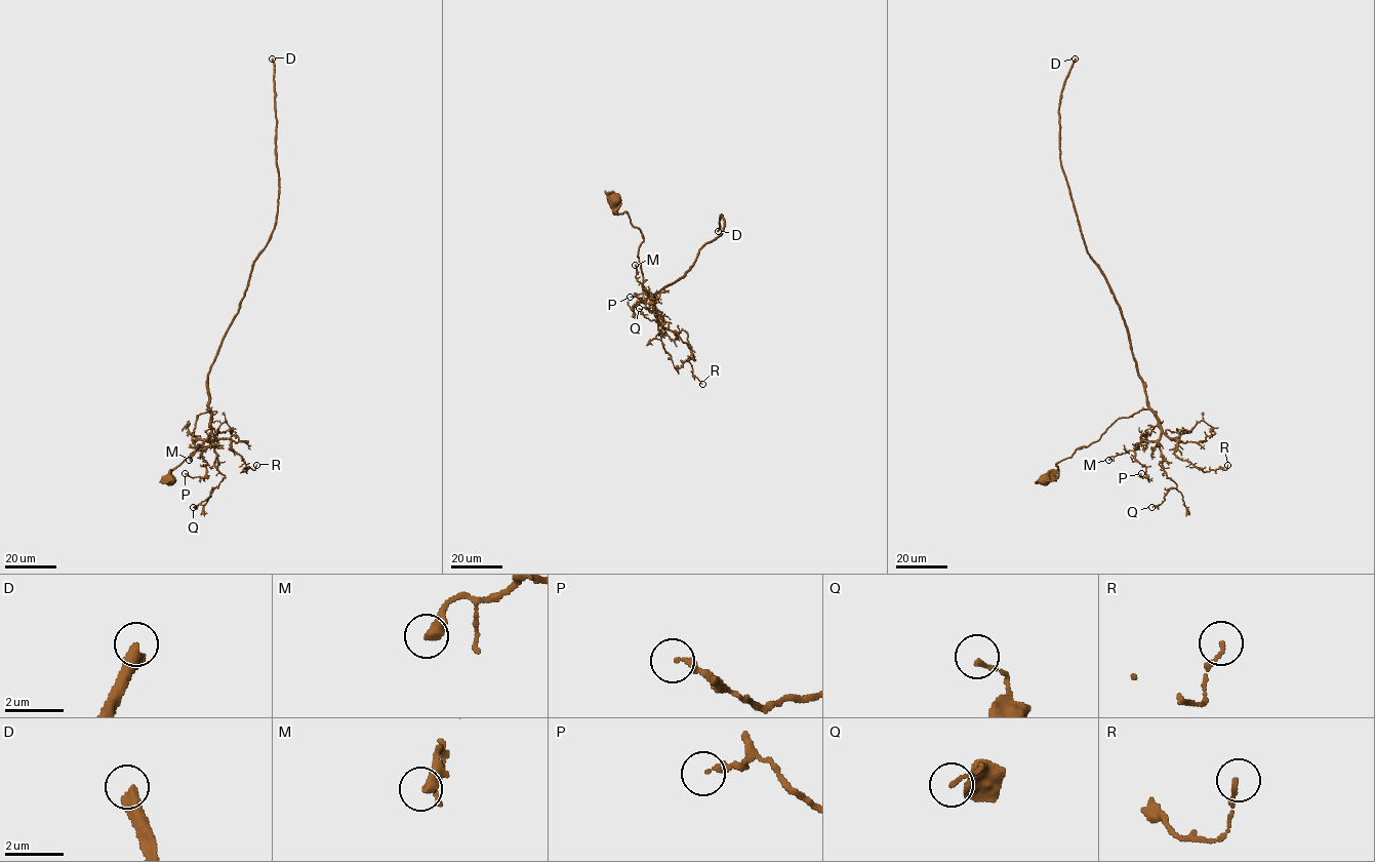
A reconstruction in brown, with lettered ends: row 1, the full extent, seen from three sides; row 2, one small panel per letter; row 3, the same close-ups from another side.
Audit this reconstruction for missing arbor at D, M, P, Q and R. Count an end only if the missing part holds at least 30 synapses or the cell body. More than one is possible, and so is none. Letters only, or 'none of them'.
D

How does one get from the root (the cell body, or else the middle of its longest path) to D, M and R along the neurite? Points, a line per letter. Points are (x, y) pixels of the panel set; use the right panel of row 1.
D: (1045, 479), (1119, 418), (1147, 408), (1126, 323), (1086, 249), (1060, 158), (1059, 96), (1075, 59)
M: (1045, 479), (1059, 461), (1096, 441), (1119, 418), (1149, 409), (1161, 436), (1108, 460)
R: (1045, 479), (1119, 418), (1143, 409), (1178, 439), (1174, 453), (1180, 459), (1205, 471), (1227, 465)

